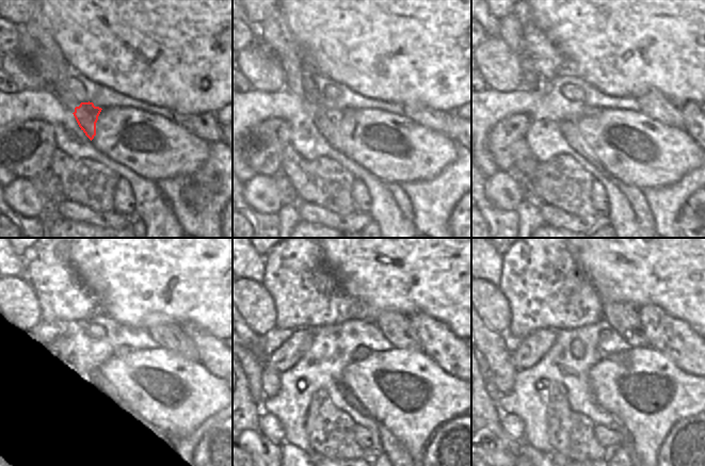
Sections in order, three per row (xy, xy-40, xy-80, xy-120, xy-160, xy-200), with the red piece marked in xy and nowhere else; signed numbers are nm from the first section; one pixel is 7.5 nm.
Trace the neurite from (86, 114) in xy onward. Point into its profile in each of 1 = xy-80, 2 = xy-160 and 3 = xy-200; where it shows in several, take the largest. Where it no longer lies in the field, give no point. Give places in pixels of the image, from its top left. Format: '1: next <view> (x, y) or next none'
1: next xy-80 (570, 130)
2: next xy-160 (396, 452)
3: next xy-200 (626, 443)

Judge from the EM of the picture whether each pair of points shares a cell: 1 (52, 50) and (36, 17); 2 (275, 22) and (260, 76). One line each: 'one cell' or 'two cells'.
1: one cell
2: two cells

